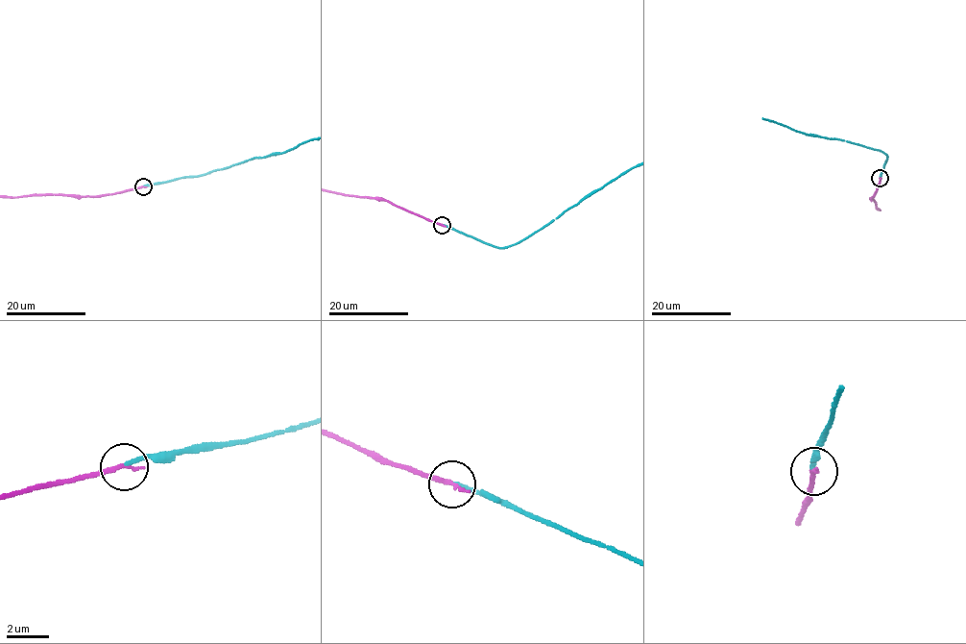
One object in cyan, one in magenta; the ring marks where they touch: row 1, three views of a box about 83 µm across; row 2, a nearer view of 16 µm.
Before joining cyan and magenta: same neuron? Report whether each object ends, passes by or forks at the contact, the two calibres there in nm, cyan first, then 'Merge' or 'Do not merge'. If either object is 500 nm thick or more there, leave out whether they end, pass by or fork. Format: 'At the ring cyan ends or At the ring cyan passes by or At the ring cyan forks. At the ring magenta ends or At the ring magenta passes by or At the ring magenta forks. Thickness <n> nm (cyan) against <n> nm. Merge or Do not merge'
At the ring cyan ends. At the ring magenta ends. Thickness 200 nm (cyan) against 240 nm. Merge

